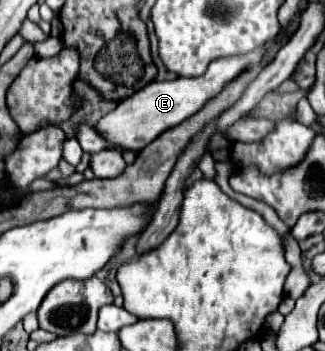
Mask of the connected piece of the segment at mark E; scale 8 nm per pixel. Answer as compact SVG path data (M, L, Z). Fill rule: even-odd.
M265 44L265 48L257 48L257 52L249 52L249 56L233 56L233 58L225 58L225 60L213 60L213 64L207 68L205 76L175 78L175 80L167 80L167 82L151 82L145 88L141 88L139 92L135 92L133 96L121 100L115 110L107 112L95 124L95 130L99 132L99 136L105 142L109 142L113 146L141 150L141 148L145 148L145 144L149 144L161 132L165 132L165 128L171 128L173 124L181 124L181 120L185 120L187 116L193 116L193 112L201 110L201 104L205 104L205 100L213 98L231 78L235 78L241 70L249 68L249 64L255 64L257 60L261 60L263 52L269 46L271 44Z

